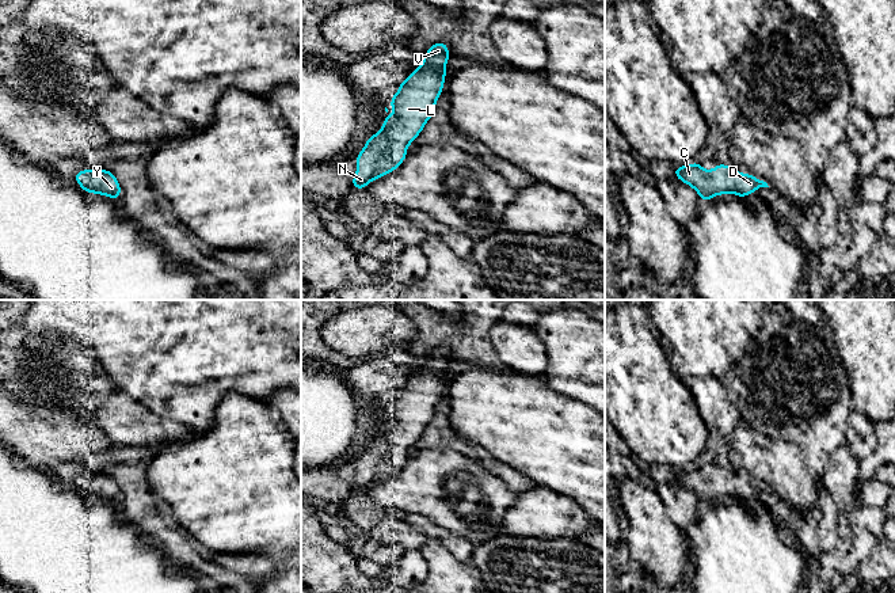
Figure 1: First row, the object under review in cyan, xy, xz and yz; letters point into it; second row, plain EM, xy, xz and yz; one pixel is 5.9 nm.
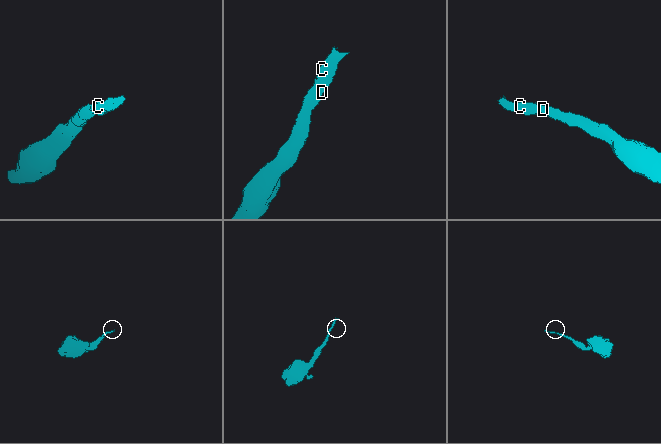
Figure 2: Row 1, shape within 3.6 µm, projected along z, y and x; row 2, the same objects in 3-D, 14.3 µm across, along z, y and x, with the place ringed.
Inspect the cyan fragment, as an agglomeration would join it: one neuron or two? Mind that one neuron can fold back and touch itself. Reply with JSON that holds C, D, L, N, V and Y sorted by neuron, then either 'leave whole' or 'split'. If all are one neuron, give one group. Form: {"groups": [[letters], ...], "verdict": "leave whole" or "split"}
{"groups": [["C", "D", "L", "N", "V", "Y"]], "verdict": "leave whole"}

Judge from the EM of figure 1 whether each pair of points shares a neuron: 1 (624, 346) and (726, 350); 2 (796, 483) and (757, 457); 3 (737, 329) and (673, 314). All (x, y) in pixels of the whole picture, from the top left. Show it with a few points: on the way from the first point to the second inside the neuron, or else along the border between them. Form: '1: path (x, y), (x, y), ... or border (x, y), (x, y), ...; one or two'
1: border (662, 346), (667, 365), (677, 376); two
2: path (787, 476), (766, 459); one
3: path (720, 315), (689, 315); one

